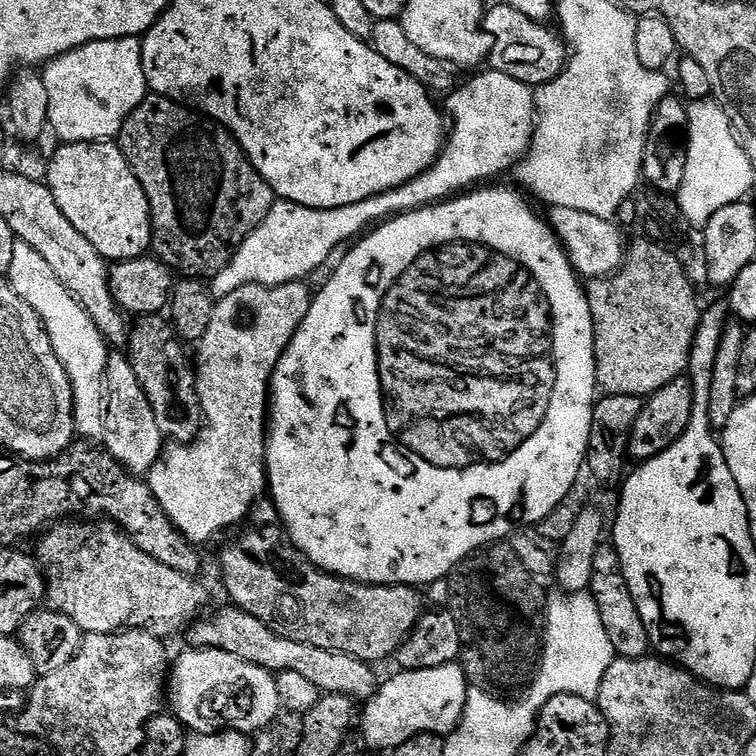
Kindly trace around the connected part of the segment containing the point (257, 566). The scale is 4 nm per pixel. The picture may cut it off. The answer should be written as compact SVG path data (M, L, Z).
M277 525L256 528L246 533L240 544L230 545L220 556L220 568L224 571L224 588L232 599L229 601L243 612L254 614L274 634L282 634L290 642L306 642L306 646L350 654L359 660L377 662L387 656L389 659L416 629L416 623L426 611L425 597L421 593L420 597L416 593L419 591L407 584L359 584L357 580L343 580L331 572L321 572L294 547L283 527Z

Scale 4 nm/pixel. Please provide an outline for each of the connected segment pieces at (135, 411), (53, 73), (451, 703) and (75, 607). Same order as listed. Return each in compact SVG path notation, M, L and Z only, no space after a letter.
M120 350L109 351L104 370L103 447L129 472L146 474L160 457L165 443L164 435L158 430L154 410L150 410L150 402L142 386L138 386L138 378L134 378L127 355Z
M137 37L83 44L43 65L46 94L50 94L48 128L66 144L119 137L124 119L149 95L142 66L142 43Z
M459 663L434 666L434 670L400 670L397 673L379 685L376 695L363 705L358 720L358 732L360 728L365 746L376 752L391 753L402 746L402 742L424 732L447 737L464 717L470 681Z
M64 518L59 522L51 525L39 537L40 552L38 551L38 560L42 565L44 579L46 581L46 604L53 612L61 612L66 614L66 618L70 618L79 626L81 633L91 634L97 632L98 634L106 634L107 632L123 632L125 630L139 630L141 632L148 632L151 636L158 636L161 638L169 638L175 632L183 633L185 629L196 623L201 619L204 607L208 604L208 592L199 584L199 579L187 576L184 572L178 570L170 570L170 566L162 566L162 562L158 562L154 558L150 558L150 554L146 554L142 550L138 550L138 546L134 546L134 542L129 538L124 529L112 523L110 520L103 518L97 519L95 522L85 522L80 518Z

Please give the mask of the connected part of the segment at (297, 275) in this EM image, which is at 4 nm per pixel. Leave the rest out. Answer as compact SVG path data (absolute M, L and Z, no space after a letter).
M487 71L476 74L481 76L474 77L469 84L461 83L447 97L448 108L456 117L450 120L451 131L447 133L444 151L422 175L394 190L341 208L318 210L277 202L264 221L242 241L232 261L217 276L211 277L213 301L226 298L226 294L234 294L238 286L247 284L277 288L283 284L307 281L307 276L318 271L335 254L336 248L343 249L373 226L399 213L415 212L473 186L495 181L492 179L503 172L511 173L532 142L536 128L536 93L533 85L518 82L518 78L510 78L510 74Z

